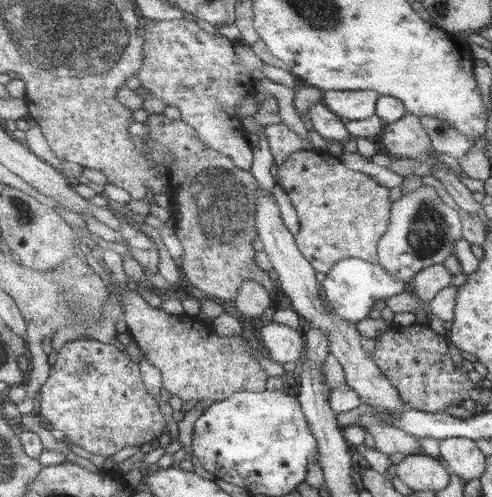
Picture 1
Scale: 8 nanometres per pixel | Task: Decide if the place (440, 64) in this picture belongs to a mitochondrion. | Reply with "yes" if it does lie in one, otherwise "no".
no

